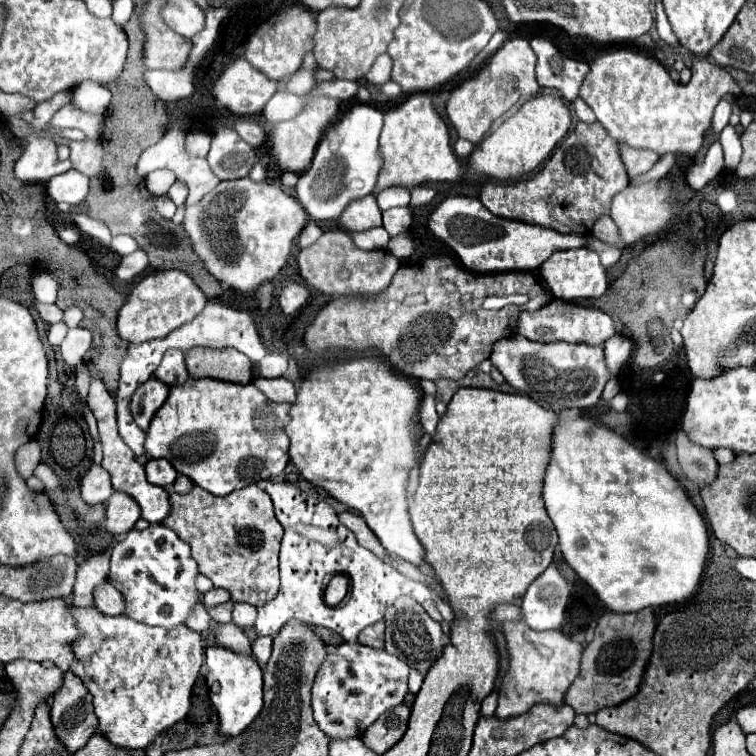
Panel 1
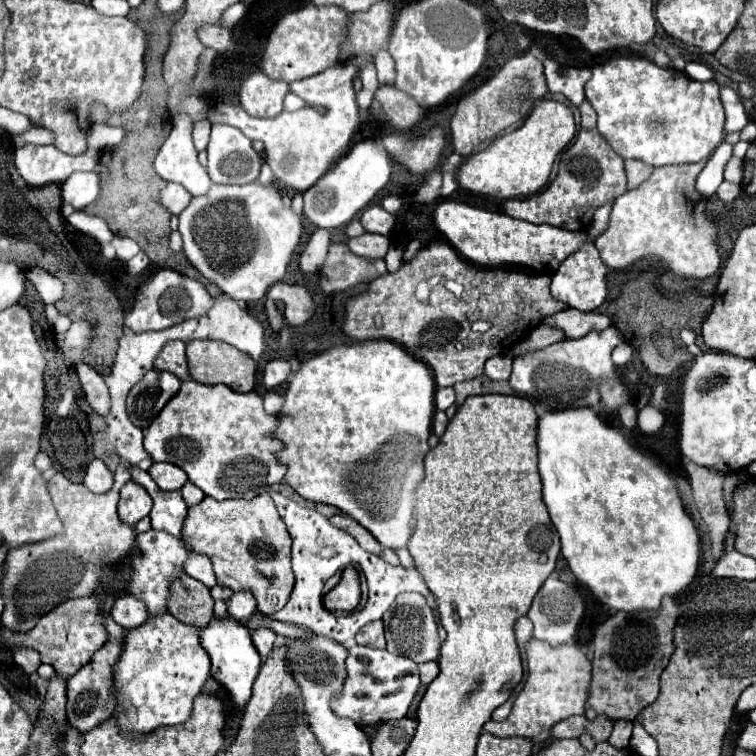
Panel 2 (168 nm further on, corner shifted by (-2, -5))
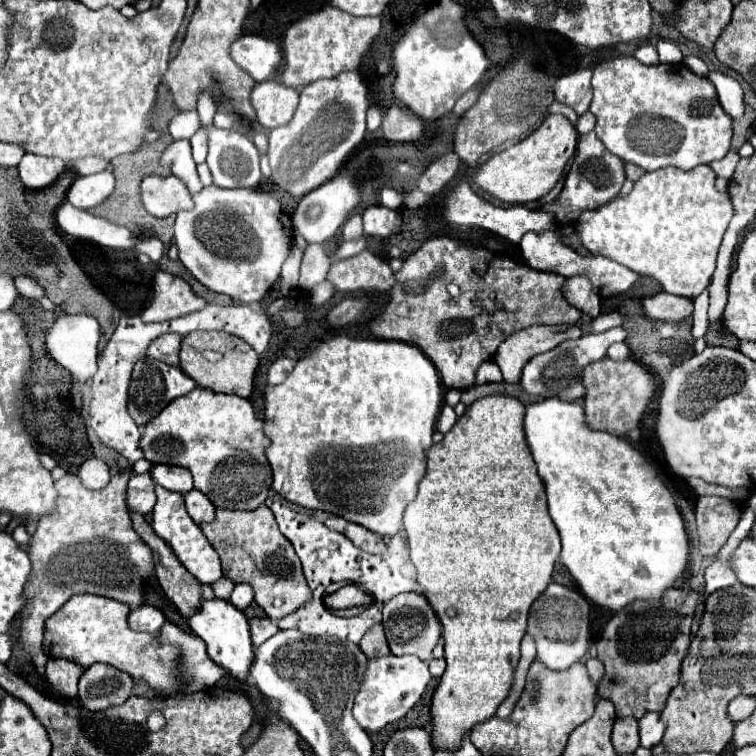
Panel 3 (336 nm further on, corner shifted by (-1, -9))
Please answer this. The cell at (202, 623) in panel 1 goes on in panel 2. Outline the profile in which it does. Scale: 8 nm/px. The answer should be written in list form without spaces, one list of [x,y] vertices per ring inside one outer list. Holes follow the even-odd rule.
[[[181,572],[169,590],[169,612],[185,624],[205,628],[213,618],[213,598],[209,588]]]

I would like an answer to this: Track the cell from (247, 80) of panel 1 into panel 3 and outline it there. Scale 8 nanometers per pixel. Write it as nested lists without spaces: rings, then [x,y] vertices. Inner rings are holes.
[[[268,80],[258,82],[252,88],[250,102],[256,110],[256,118],[264,128],[276,128],[290,122],[296,106],[298,92],[294,88],[286,88],[280,82]]]

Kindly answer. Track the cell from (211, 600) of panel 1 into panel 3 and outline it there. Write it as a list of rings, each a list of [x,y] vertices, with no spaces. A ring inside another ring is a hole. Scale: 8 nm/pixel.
[[[220,578],[218,582],[214,582],[212,590],[214,590],[216,598],[222,598],[222,600],[230,600],[230,594],[232,594],[232,590],[234,590],[234,584],[232,584],[228,578]]]

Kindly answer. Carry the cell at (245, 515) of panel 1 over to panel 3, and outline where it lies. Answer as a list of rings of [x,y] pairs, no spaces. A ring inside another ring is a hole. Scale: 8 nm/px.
[[[262,504],[250,512],[216,508],[214,520],[202,522],[200,530],[220,556],[222,576],[234,584],[250,584],[256,604],[266,612],[268,618],[278,620],[310,600],[310,588],[306,586],[300,560],[290,542],[278,530],[274,514],[268,506]]]

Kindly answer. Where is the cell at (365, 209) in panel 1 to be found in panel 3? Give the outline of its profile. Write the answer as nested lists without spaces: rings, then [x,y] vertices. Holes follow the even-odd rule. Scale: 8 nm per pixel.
[[[368,206],[362,216],[364,216],[364,234],[366,236],[388,238],[400,222],[396,210],[390,210],[384,206]]]

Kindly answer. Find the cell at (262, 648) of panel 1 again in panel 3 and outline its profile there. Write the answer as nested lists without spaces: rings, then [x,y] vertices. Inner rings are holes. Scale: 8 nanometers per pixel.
[[[252,618],[250,632],[252,632],[252,644],[258,648],[262,642],[266,642],[278,632],[278,626],[270,618]]]

